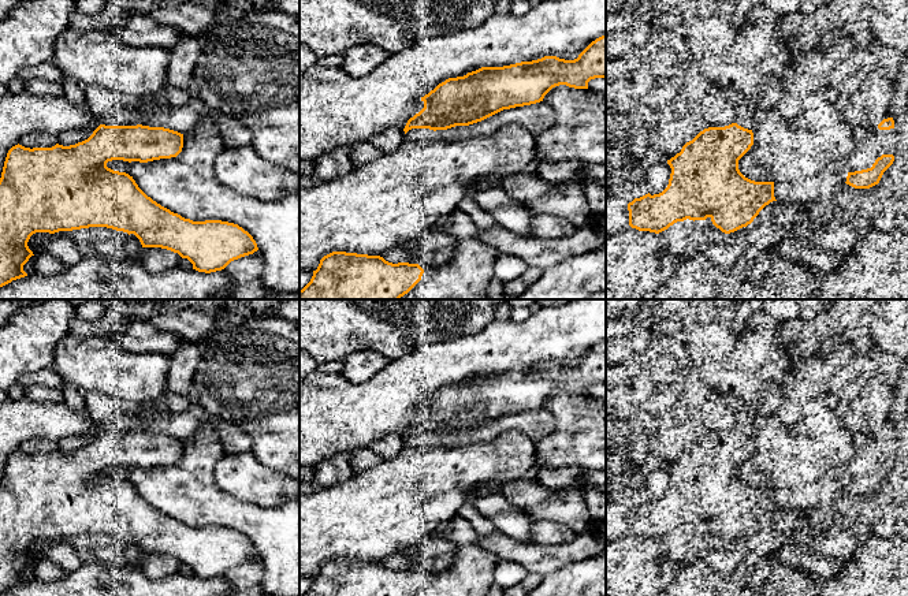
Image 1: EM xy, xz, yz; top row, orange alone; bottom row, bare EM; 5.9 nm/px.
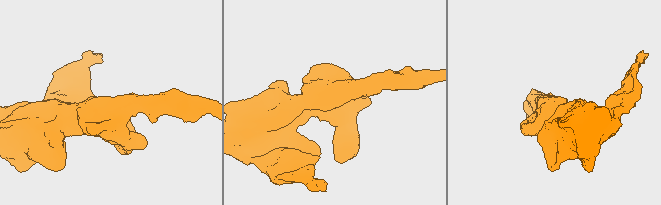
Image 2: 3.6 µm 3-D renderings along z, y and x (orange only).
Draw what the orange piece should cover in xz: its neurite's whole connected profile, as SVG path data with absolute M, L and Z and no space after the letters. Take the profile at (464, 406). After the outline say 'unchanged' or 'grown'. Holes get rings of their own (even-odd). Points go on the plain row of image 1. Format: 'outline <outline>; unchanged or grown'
outline M606 340L574 366L544 362L449 384L421 403L424 414L408 426L403 437L469 432L503 416L540 409L559 391L588 395L588 388L595 384L606 384Z; unchanged

